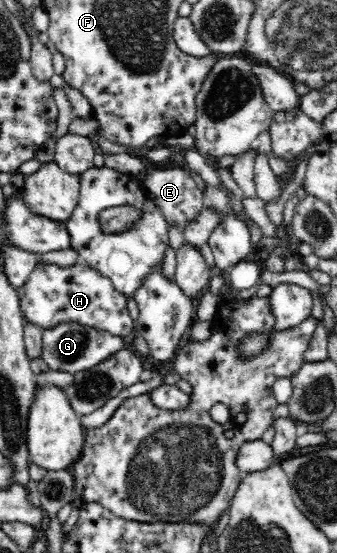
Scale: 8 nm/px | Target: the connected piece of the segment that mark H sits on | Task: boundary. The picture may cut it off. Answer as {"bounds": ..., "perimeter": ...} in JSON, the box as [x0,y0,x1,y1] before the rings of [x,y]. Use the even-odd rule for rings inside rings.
{"bounds":[17,262,135,337],"perimeter":[[[83,262],[72,267],[37,265],[17,292],[23,316],[40,329],[52,329],[60,324],[80,324],[120,337],[135,332],[125,295],[114,287],[112,280]]]}

